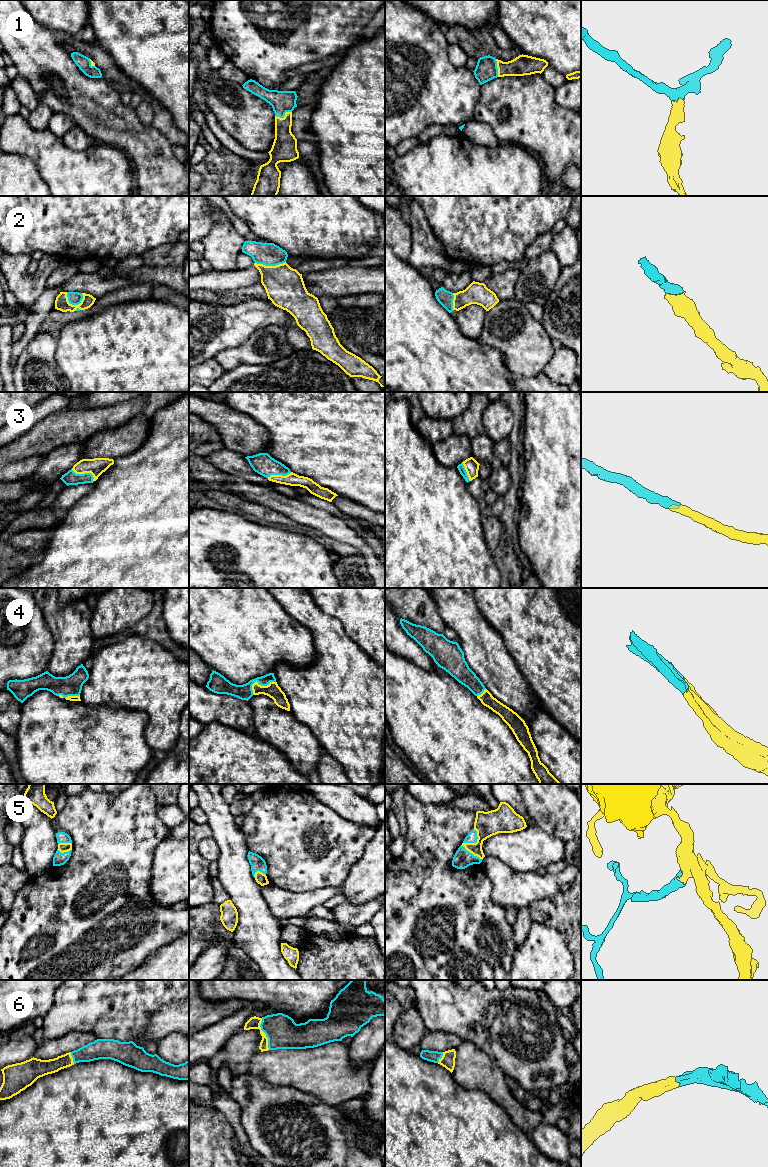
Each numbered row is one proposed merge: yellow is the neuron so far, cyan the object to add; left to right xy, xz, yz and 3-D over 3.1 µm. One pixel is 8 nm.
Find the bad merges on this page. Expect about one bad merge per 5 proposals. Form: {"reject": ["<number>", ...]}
{"reject": []}

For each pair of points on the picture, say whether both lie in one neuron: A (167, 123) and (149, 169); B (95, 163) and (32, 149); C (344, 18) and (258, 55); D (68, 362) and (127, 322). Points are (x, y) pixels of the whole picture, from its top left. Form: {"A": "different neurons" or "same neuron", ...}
{"A": "different neurons", "B": "same neuron", "C": "same neuron", "D": "same neuron"}

